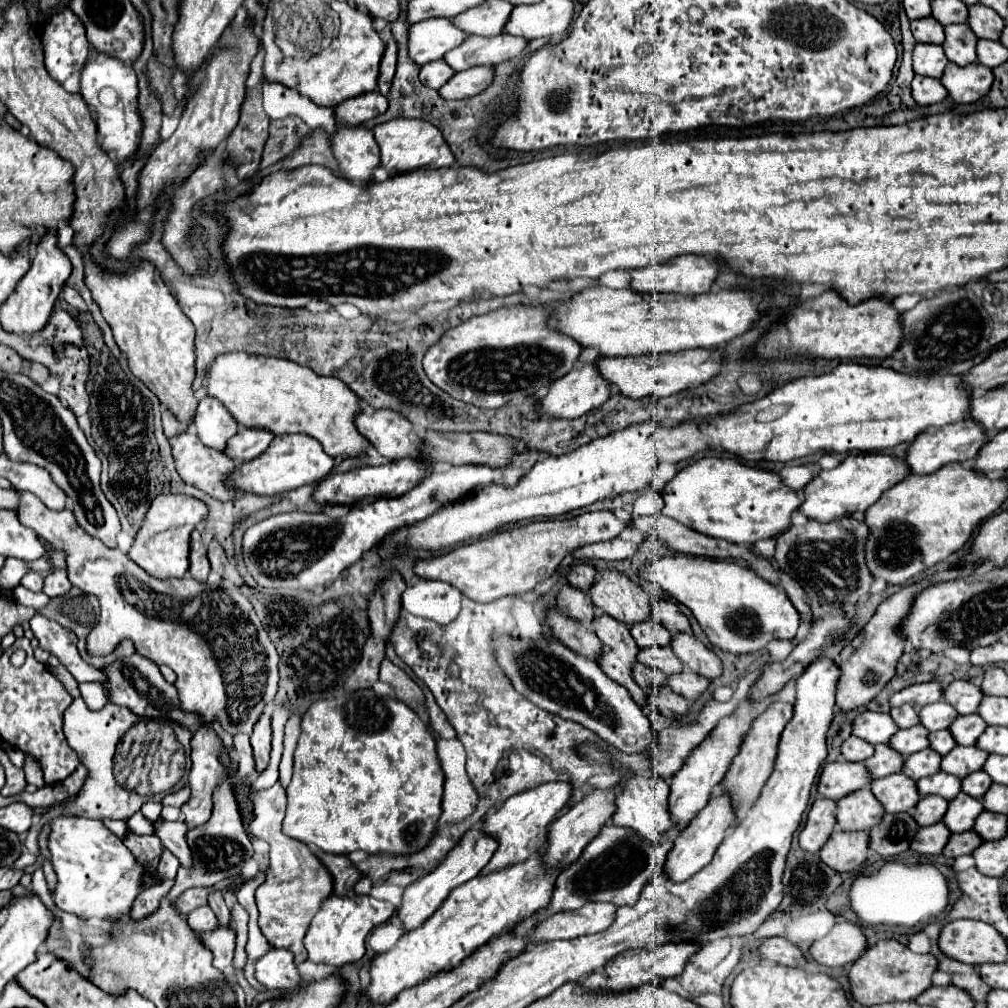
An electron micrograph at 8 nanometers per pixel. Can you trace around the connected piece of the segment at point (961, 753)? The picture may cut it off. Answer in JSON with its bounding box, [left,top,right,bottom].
[941,745,989,779]

